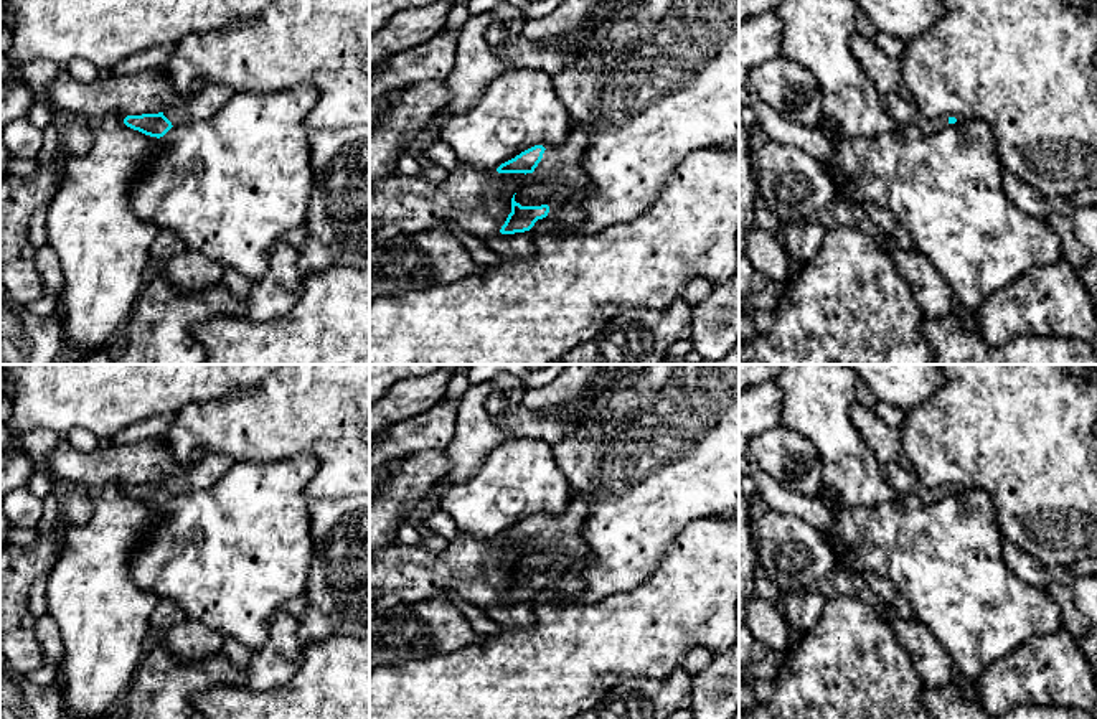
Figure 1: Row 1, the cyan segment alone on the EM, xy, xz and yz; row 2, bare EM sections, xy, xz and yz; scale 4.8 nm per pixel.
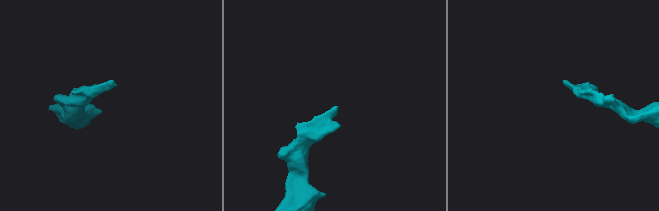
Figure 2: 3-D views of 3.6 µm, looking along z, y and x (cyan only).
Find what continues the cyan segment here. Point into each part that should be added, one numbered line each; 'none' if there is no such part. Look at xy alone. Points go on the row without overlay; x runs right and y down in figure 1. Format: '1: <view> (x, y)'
1: xy (203, 474)

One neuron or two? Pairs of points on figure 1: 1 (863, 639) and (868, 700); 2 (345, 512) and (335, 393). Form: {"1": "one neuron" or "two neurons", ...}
{"1": "one neuron", "2": "two neurons"}

